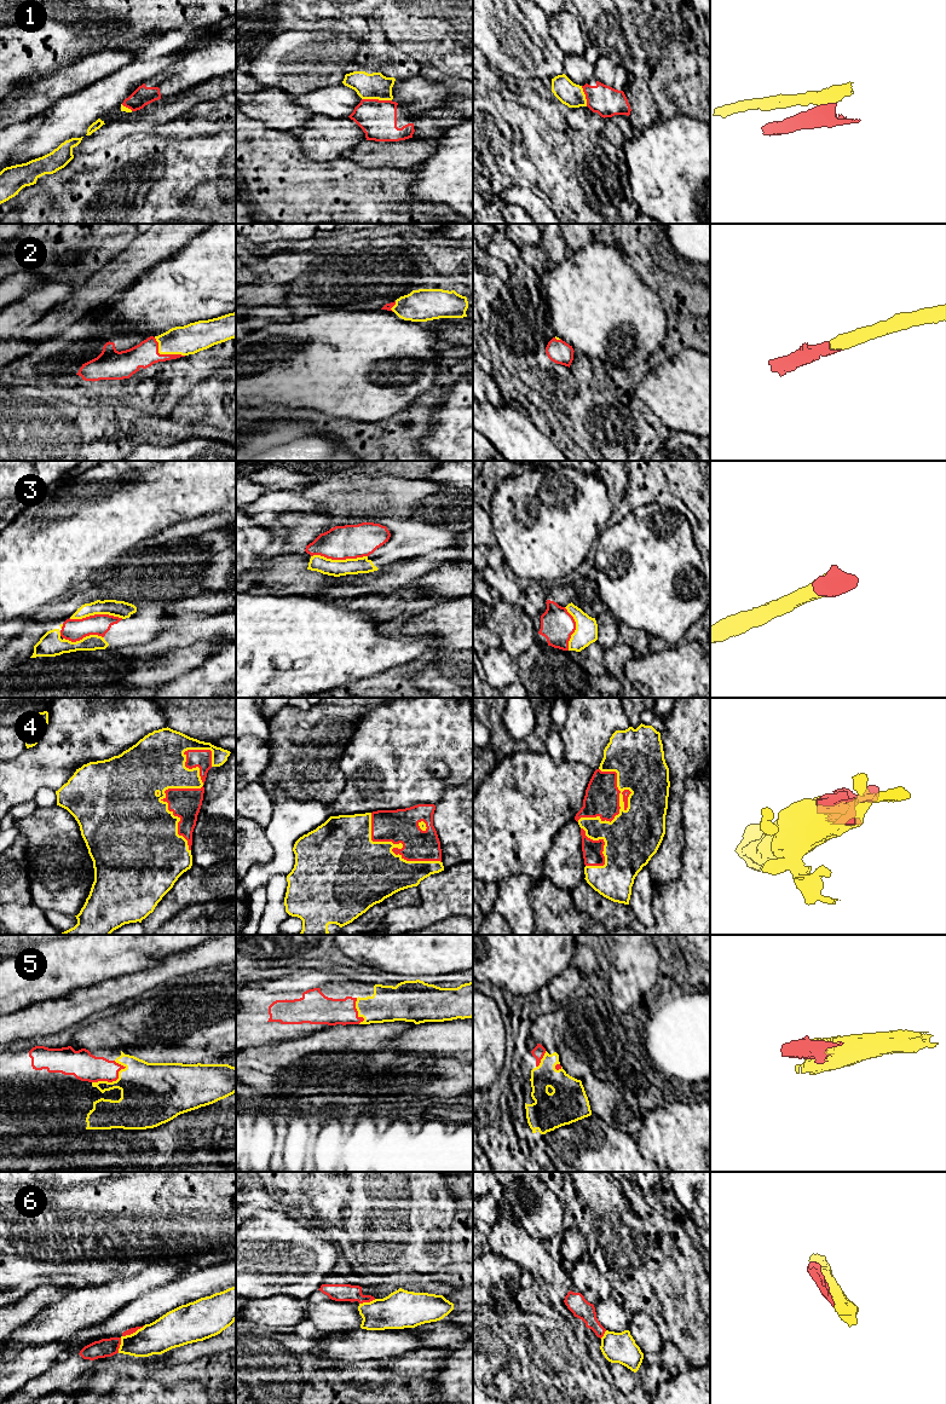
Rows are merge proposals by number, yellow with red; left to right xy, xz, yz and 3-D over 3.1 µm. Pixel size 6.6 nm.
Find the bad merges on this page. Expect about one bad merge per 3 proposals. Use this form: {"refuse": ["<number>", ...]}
{"refuse": ["1", "6"]}

